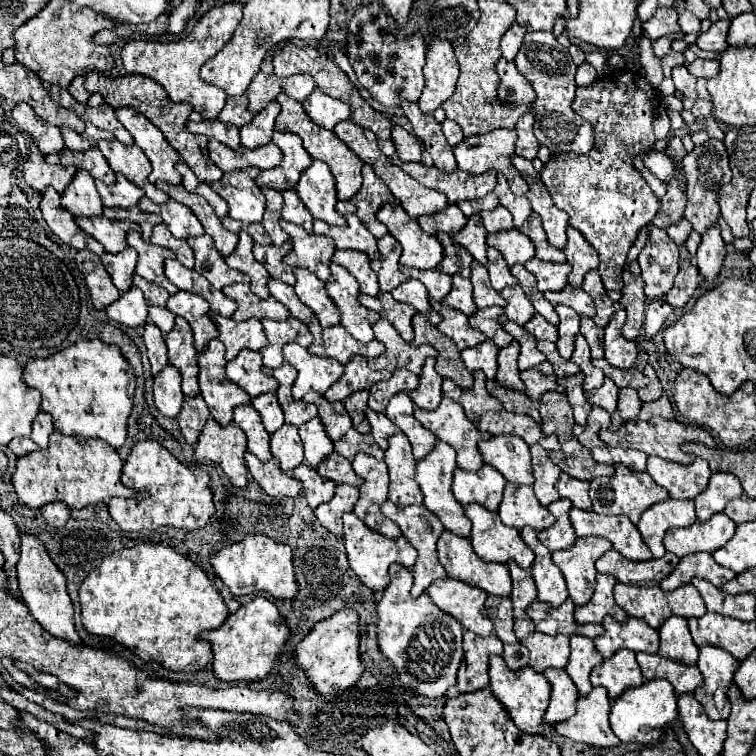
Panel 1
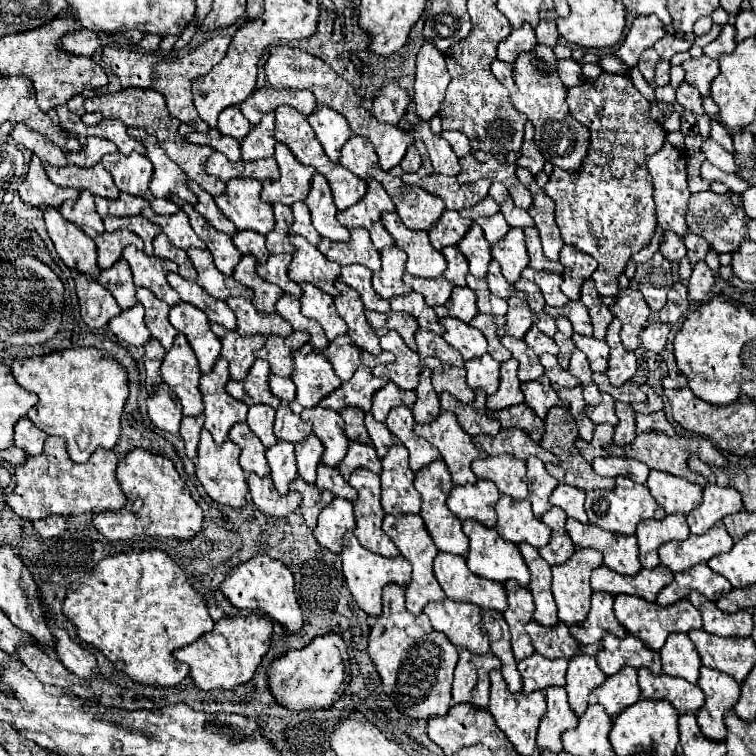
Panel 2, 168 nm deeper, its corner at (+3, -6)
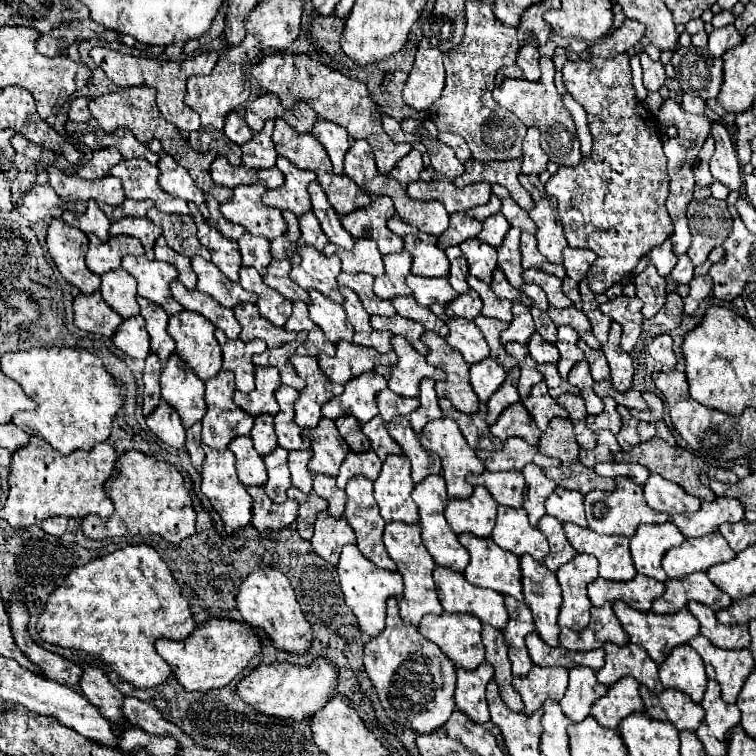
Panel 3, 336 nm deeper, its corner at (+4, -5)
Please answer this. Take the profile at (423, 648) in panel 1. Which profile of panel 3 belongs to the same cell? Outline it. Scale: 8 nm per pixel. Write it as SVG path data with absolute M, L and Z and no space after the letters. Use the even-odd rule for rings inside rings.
M398 597L388 599L386 629L364 645L364 669L372 679L378 699L388 717L418 733L428 733L444 725L454 713L456 667L440 653L436 643L428 643L418 627L400 621Z

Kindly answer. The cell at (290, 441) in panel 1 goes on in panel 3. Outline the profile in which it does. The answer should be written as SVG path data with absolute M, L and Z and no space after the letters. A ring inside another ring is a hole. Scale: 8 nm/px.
M276 447L272 453L264 455L264 463L268 469L268 481L266 481L266 495L274 503L286 501L286 491L292 485L288 479L288 451L282 447Z

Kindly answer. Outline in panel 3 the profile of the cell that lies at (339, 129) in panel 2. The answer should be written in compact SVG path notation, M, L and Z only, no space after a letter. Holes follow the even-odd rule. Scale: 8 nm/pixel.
M318 119L310 131L326 149L330 161L332 161L332 167L334 167L334 173L344 173L342 171L342 161L344 161L344 155L346 151L350 149L350 135L348 131L344 131L340 125L336 123L328 123L326 119Z

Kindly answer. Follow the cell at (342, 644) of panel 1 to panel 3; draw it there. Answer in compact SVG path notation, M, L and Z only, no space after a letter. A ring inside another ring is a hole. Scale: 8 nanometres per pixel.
M320 657L314 659L310 665L292 665L288 661L258 665L236 687L240 697L256 711L282 719L302 721L304 717L312 717L316 711L320 711L320 707L324 707L324 703L328 703L336 685L338 685L338 667L334 663L324 663Z

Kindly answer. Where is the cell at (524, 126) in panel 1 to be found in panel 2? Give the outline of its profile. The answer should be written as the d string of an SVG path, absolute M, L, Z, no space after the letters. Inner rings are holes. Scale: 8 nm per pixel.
M529 122L525 124L525 140L523 140L521 154L517 158L517 166L523 166L523 168L531 170L533 174L539 174L545 166L545 158L541 156L541 152L535 146L535 140L533 140L533 124L529 124Z

